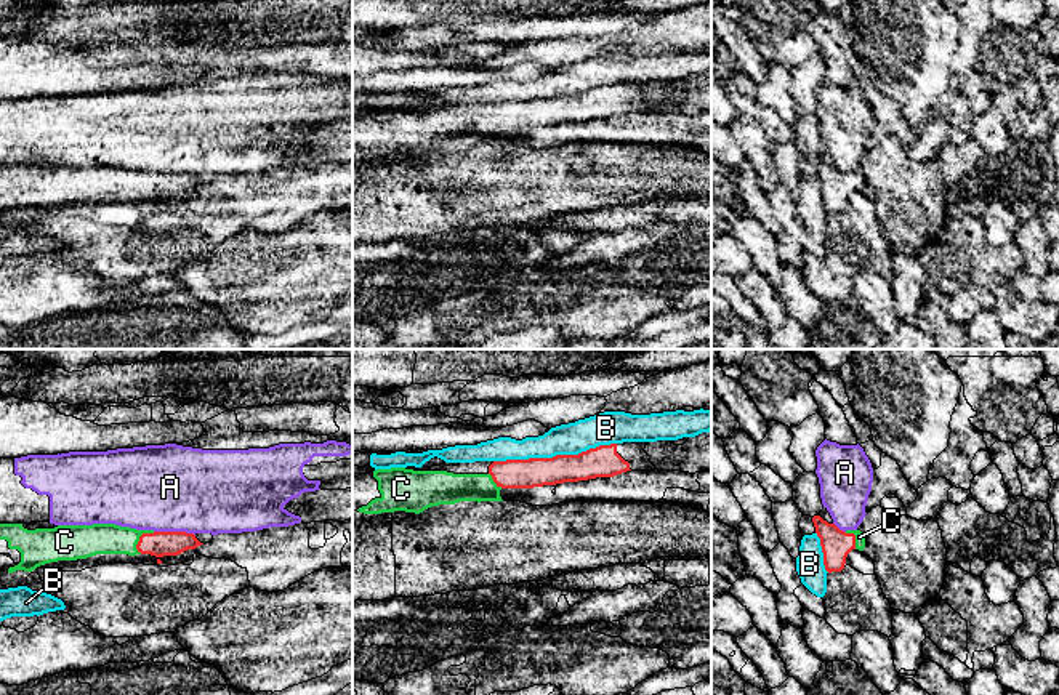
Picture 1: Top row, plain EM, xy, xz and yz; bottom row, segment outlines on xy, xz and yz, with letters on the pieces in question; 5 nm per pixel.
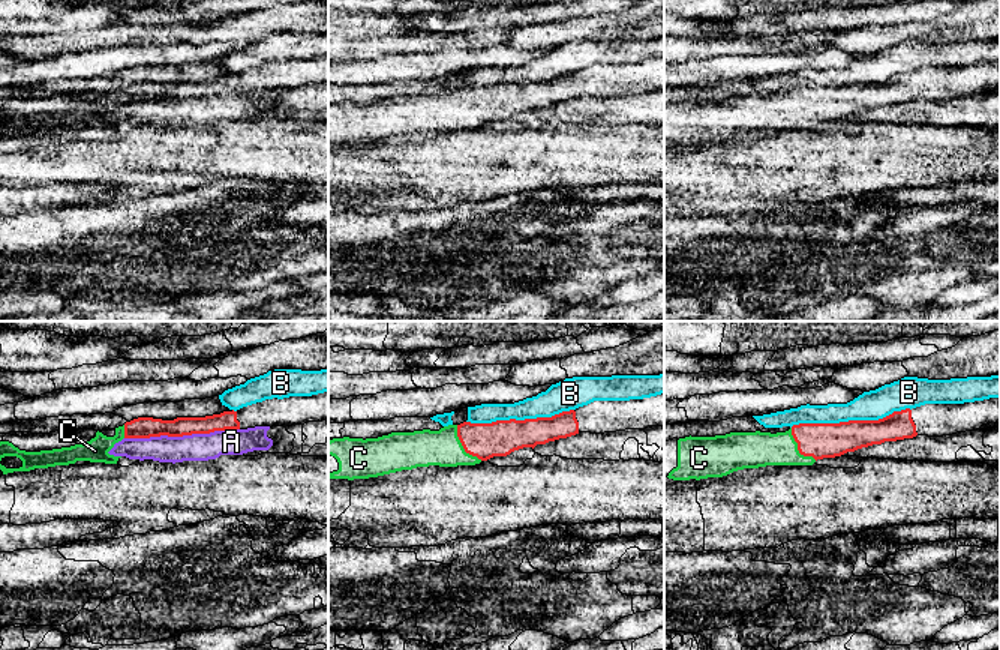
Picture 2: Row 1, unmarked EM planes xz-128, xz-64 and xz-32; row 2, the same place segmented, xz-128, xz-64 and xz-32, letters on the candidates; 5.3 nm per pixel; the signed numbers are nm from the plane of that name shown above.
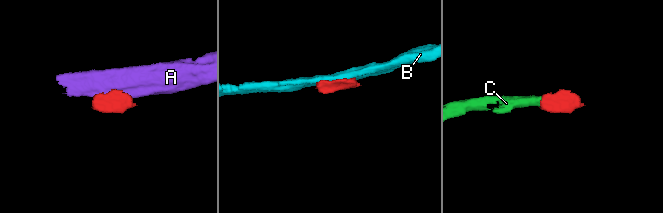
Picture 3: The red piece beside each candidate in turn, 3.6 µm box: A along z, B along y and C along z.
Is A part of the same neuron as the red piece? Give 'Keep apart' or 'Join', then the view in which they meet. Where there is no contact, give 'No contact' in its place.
Keep apart. Touches red in xy

